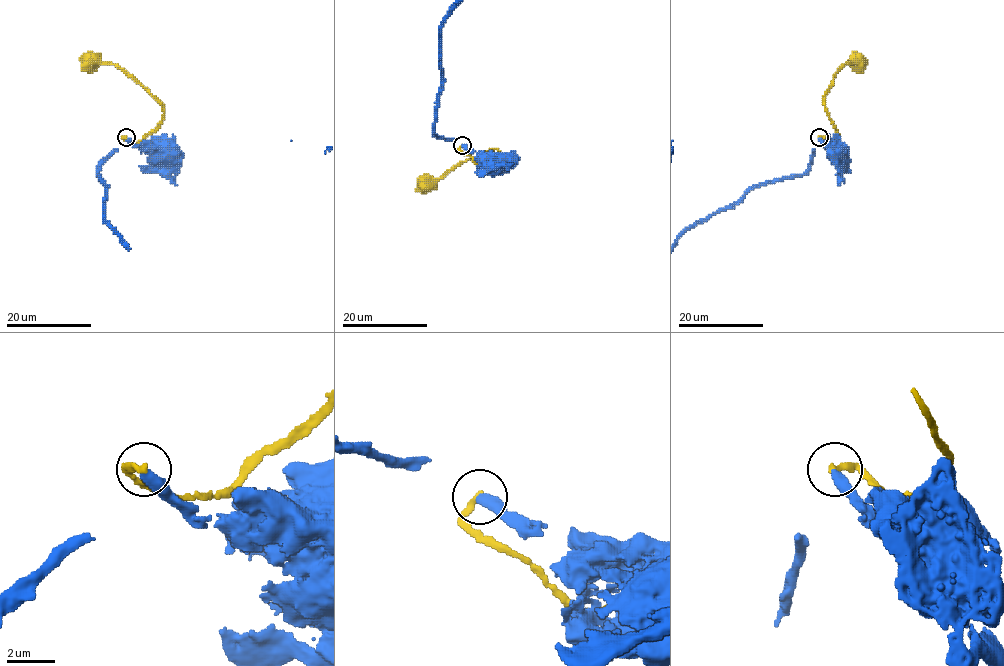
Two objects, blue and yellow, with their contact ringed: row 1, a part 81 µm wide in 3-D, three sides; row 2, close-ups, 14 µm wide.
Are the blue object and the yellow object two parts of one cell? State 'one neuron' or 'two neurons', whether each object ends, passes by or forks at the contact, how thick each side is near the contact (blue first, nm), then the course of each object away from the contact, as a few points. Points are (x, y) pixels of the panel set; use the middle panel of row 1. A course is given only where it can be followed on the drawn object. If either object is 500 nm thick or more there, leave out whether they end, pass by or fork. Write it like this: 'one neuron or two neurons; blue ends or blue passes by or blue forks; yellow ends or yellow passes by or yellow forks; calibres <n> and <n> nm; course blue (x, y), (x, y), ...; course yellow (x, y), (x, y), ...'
two neurons; blue ends; yellow ends; calibres 480 and 300 nm; course blue (462, 145), (476, 156), (494, 158), (498, 163); course yellow (462, 145), (460, 150), (480, 165), (499, 154), (486, 150), (430, 188), (423, 185)

